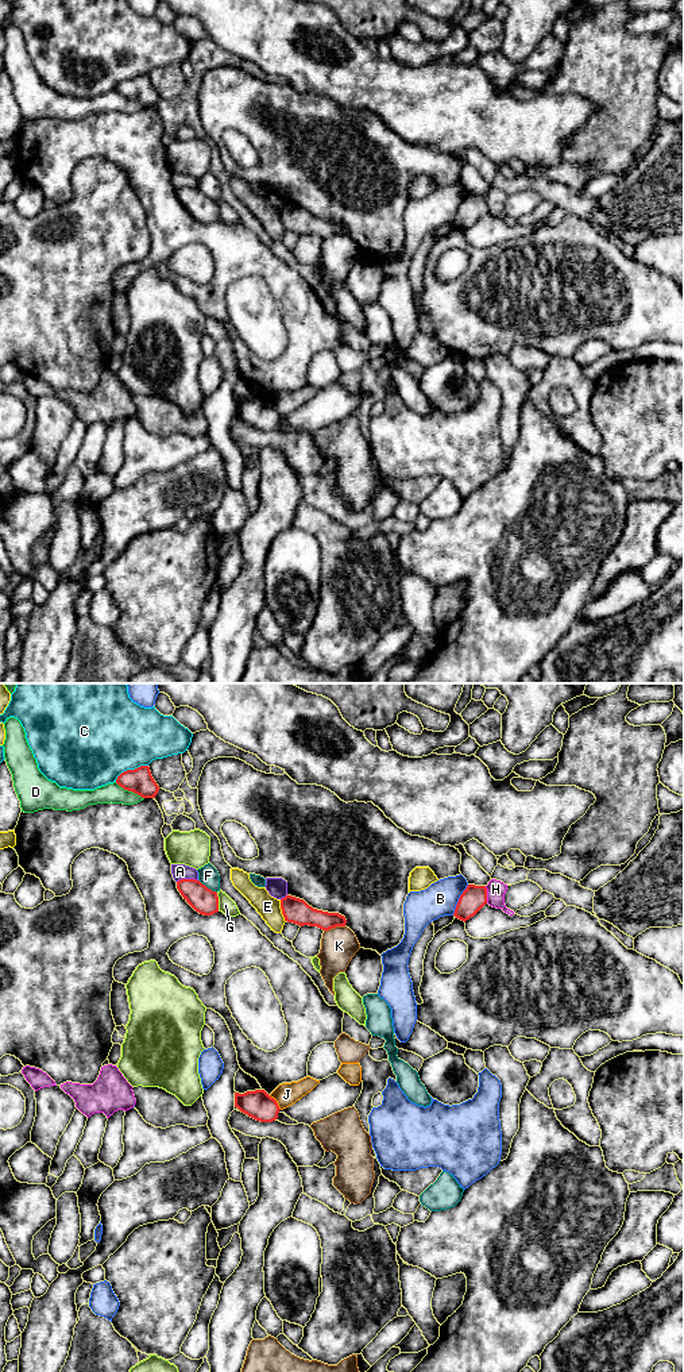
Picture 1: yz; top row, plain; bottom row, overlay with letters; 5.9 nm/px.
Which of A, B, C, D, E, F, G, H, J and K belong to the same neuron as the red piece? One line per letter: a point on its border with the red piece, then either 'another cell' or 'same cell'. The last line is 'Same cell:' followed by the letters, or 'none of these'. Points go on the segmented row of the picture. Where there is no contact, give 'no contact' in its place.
A: contact yz (186, 879); another cell
B: contact yz (459, 900); another cell
C: contact yz (130, 770); another cell
D: contact yz (130, 790); another cell
E: contact yz (282, 910); another cell
F: contact yz (207, 887); another cell
G: contact yz (217, 901); another cell
H: contact yz (486, 894); another cell
J: contact yz (275, 1102); another cell
K: contact yz (333, 927); another cell
Same cell: none of these

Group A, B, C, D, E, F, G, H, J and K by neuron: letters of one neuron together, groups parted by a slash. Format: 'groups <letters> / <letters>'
groups A / B / C / D / E / F / G / H J / K

